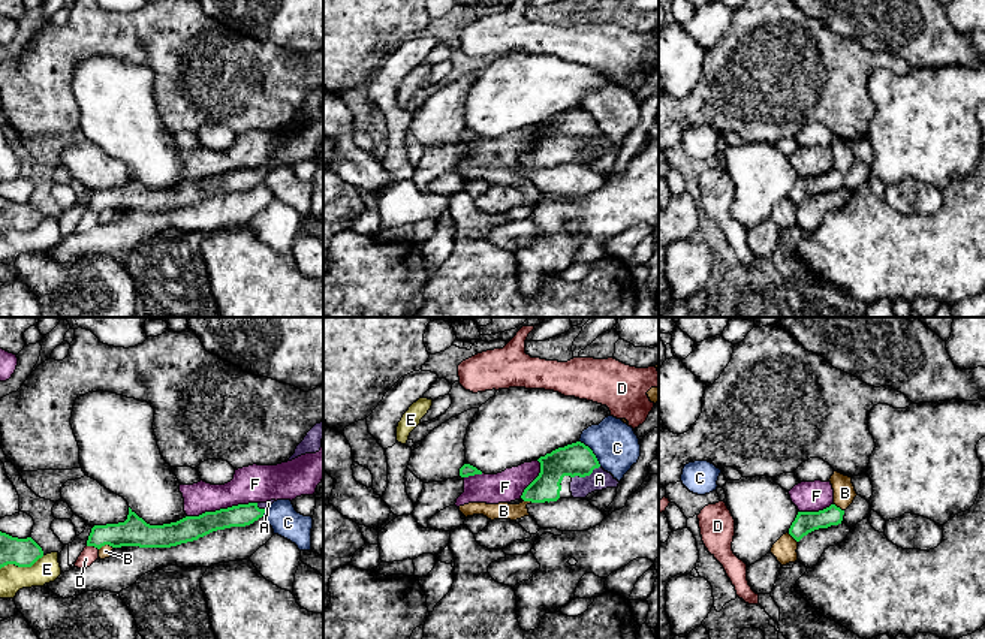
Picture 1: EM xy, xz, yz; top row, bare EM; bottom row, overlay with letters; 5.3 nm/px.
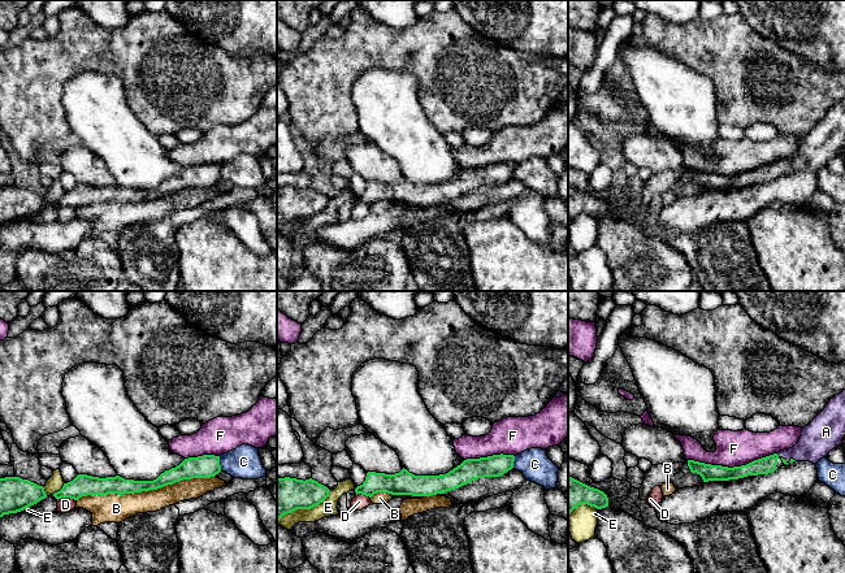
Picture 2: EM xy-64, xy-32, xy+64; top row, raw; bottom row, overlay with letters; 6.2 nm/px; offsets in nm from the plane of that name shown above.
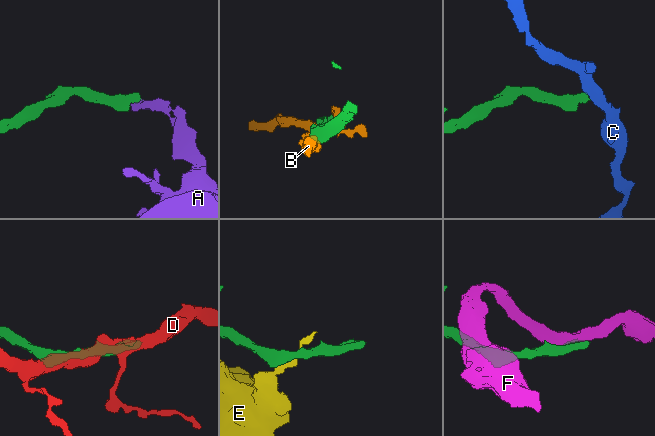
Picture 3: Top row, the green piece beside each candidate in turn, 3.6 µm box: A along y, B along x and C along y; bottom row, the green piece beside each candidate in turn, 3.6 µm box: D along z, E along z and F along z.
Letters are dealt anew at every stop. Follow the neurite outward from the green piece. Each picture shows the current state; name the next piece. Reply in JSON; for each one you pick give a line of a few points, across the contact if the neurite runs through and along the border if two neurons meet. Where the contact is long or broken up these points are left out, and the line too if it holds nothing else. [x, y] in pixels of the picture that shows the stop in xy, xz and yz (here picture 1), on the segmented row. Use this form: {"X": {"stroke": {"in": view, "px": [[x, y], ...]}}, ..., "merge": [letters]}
{"A": {"stroke": {"in": "xz", "px": [[574, 460], [586, 475], [599, 479]]}}, "merge": ["A"]}

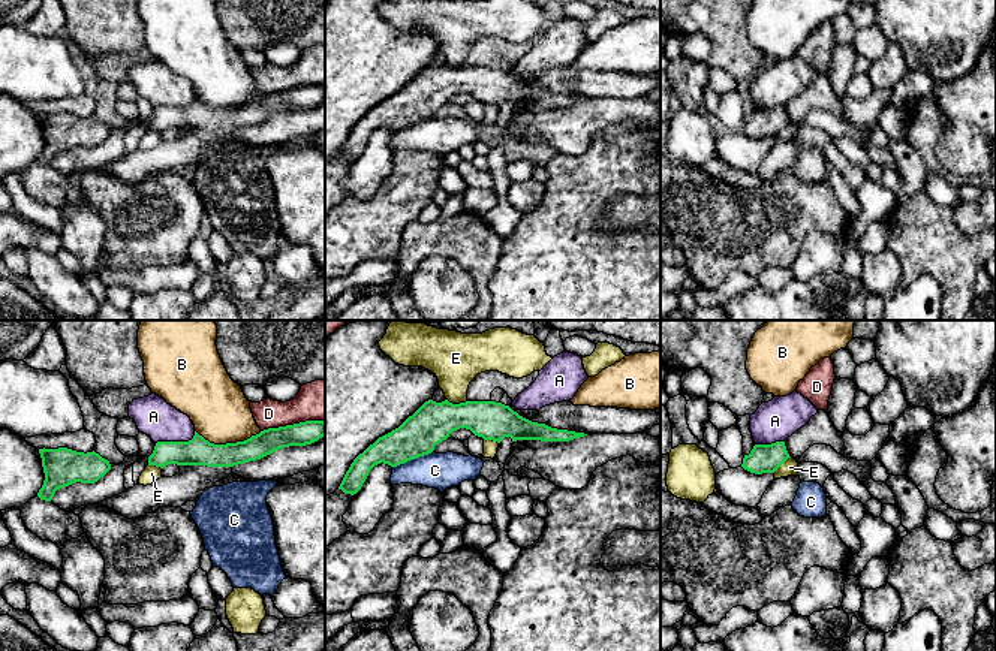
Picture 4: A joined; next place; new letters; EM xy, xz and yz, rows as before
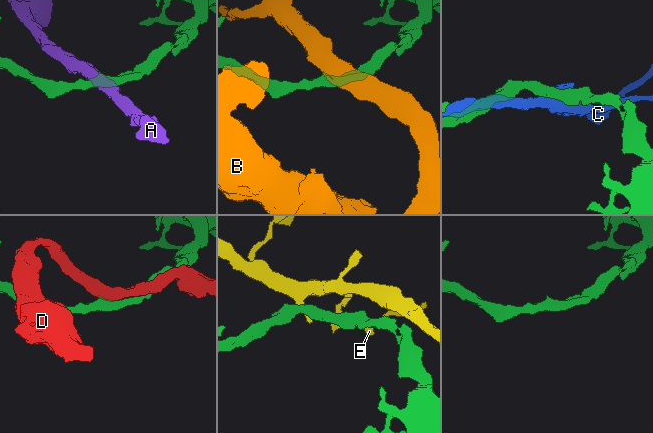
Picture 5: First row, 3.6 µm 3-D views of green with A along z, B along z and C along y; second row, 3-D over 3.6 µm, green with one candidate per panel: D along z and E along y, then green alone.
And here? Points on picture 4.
{"merge": []}

